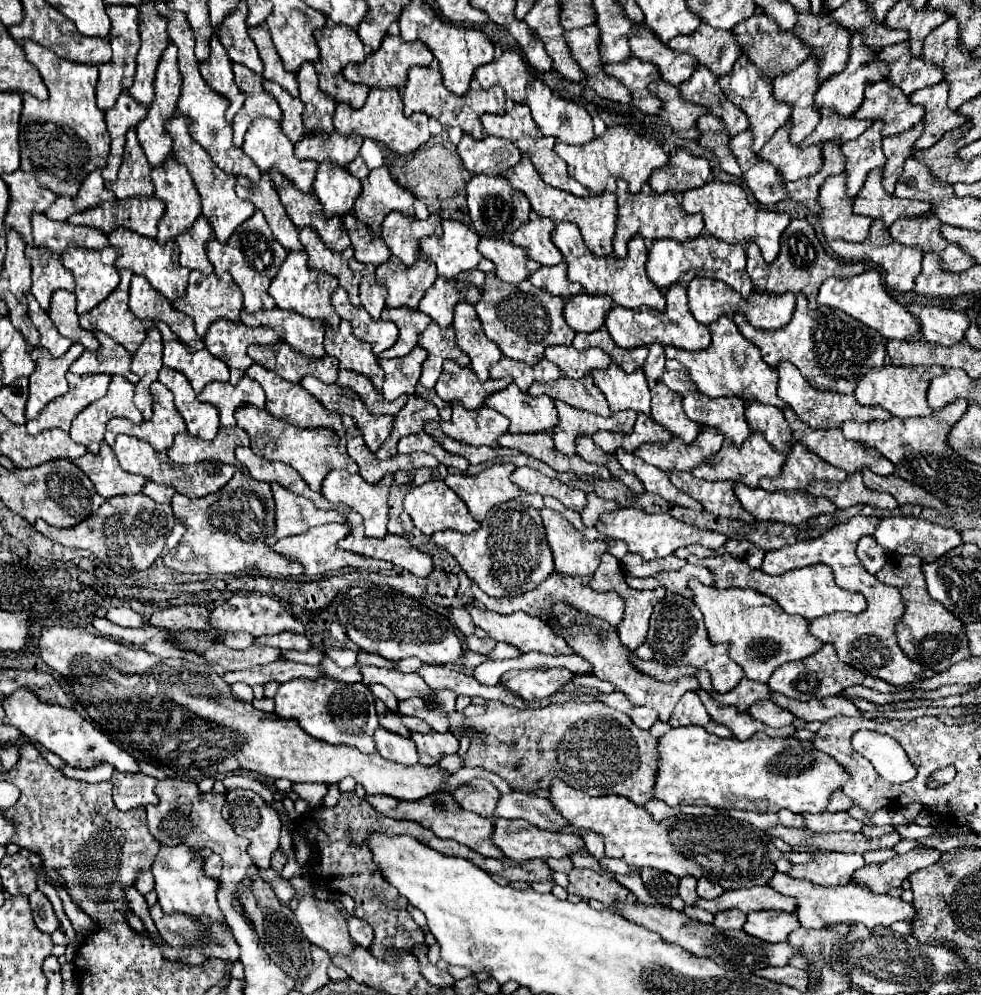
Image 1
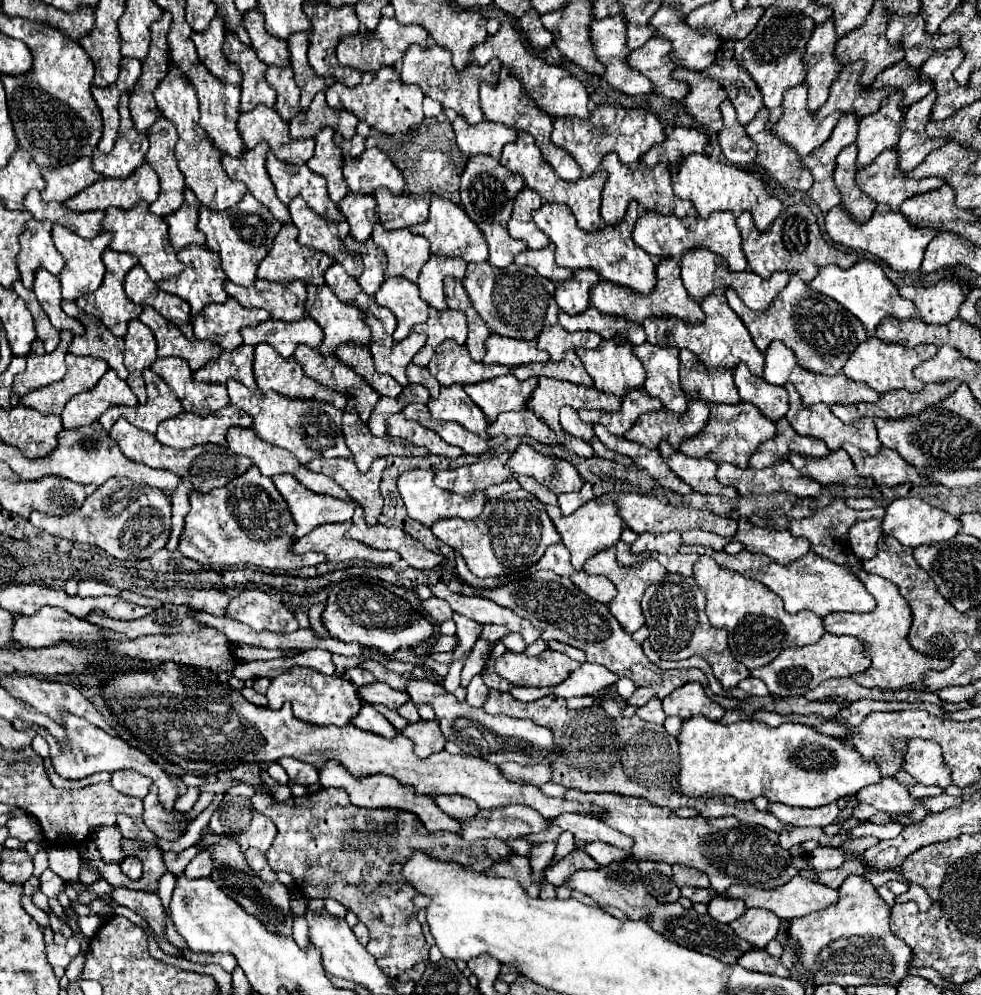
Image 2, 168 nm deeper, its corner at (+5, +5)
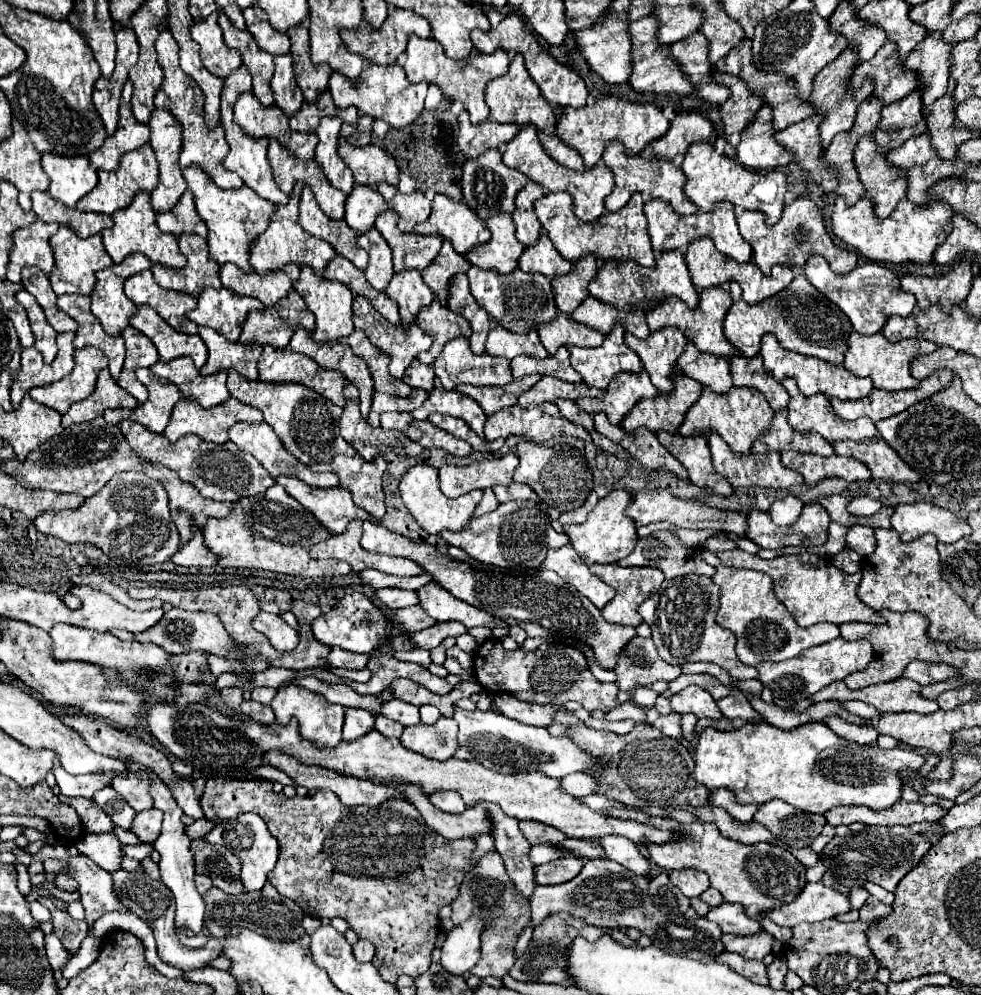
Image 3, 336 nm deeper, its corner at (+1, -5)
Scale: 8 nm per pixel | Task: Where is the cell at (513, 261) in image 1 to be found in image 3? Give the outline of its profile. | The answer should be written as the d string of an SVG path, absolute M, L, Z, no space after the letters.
M496 214L486 222L492 238L484 246L476 246L468 254L468 262L480 266L482 270L496 270L498 274L508 274L516 270L516 262L524 252L524 246L514 236L514 222L508 214Z

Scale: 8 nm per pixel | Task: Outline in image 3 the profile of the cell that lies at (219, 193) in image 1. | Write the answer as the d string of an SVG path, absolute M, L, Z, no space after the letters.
M168 28L160 30L160 36L156 40L156 52L158 52L158 64L164 70L164 82L154 98L154 104L158 110L168 110L182 126L184 134L182 134L182 154L180 154L180 168L188 168L188 166L198 166L200 170L204 170L212 182L220 188L242 188L244 182L240 180L238 174L232 174L228 170L222 168L222 160L228 154L228 144L224 140L224 130L222 126L218 126L216 130L208 130L208 126L204 124L204 96L202 90L198 88L198 84L182 72L180 64L178 64L178 46L176 40L172 38Z

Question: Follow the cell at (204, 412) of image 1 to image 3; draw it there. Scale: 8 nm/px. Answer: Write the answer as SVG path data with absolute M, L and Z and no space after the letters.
M190 358L158 362L150 370L152 374L176 384L182 398L198 402L204 408L212 408L230 398L230 392L226 388L226 372L218 372L212 376L200 376L198 368L194 366Z

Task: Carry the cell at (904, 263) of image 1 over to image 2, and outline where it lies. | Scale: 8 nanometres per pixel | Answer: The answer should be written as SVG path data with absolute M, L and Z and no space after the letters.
M878 204L872 218L864 224L858 224L856 220L852 220L852 216L842 206L836 206L826 212L826 232L834 242L838 242L846 248L852 248L852 250L866 250L866 252L878 256L880 260L888 262L898 272L918 270L922 264L926 246L938 234L938 230L934 230L934 228L912 224L910 220L906 220L906 216L902 212L892 212L886 204Z

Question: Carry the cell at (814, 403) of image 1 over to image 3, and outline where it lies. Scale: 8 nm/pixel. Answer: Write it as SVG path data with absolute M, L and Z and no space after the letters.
M766 334L766 336L762 338L762 350L760 350L760 354L762 354L762 360L764 360L766 370L768 370L778 382L782 382L784 378L794 378L796 384L798 384L798 388L800 388L800 392L802 392L804 396L814 396L814 394L820 392L820 394L824 394L828 400L832 400L832 398L840 398L840 400L860 400L860 398L866 398L866 396L874 390L870 378L856 378L854 374L850 374L848 370L844 370L844 366L832 366L832 364L828 364L828 362L824 362L824 360L816 360L816 358L812 358L812 356L800 356L800 354L796 354L796 352L788 352L788 350L784 350L784 348L778 344L776 336L772 336L772 334Z

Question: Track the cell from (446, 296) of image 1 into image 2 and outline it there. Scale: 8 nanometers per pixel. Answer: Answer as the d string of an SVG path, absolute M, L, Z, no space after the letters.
M432 254L430 260L424 264L420 276L418 276L418 288L420 288L420 296L422 300L426 300L430 306L444 310L446 306L446 296L444 296L444 278L452 276L452 278L464 278L466 272L466 262L460 258L452 258L452 256L440 256L440 254Z

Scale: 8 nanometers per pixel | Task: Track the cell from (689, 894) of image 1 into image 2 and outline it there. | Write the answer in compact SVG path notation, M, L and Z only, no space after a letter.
M684 888L682 896L692 902L704 902L708 904L714 898L714 892L710 888Z

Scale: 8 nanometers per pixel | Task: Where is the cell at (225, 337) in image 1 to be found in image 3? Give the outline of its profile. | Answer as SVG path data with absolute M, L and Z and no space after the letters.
M206 288L198 298L198 306L190 310L186 316L198 326L214 328L224 338L238 342L244 318L250 312L254 310L260 312L264 308L266 306L258 302L256 298L238 296L238 294L228 292L226 288L220 288L220 290Z

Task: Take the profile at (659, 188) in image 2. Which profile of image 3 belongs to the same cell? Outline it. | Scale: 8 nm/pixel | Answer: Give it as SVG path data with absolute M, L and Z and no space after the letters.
M620 142L608 144L602 160L614 172L614 178L616 178L616 186L614 186L612 194L606 196L606 200L604 200L604 206L608 212L618 212L620 208L624 208L626 202L636 192L640 192L644 198L650 198L650 200L664 200L666 204L670 204L676 210L676 214L682 214L682 216L690 216L690 214L698 212L696 206L692 206L692 202L688 202L684 192L682 192L686 176L680 168L674 166L674 162L656 160L656 158L642 158L642 156L634 156L634 158L626 156L624 146Z

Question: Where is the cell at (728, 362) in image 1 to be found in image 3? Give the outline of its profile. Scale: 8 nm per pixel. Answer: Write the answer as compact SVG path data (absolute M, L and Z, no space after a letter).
M712 286L700 294L700 302L698 302L696 310L686 308L684 302L680 302L678 298L668 298L660 306L656 306L652 312L648 312L646 322L648 322L650 330L662 330L664 326L676 326L678 330L684 330L684 336L688 338L688 342L692 340L692 344L696 348L700 348L700 352L712 354L716 358L734 358L734 356L740 356L740 350L736 350L736 346L732 346L732 342L728 342L722 332L724 316L730 310L730 306L732 306L730 292L720 286Z

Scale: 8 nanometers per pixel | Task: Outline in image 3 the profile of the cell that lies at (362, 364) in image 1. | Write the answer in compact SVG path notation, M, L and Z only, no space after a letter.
M302 268L300 280L296 282L294 290L304 298L308 310L316 316L316 330L314 330L312 338L318 344L334 342L334 340L340 340L340 338L344 338L344 336L354 332L354 324L352 324L352 302L354 302L354 296L348 290L348 286L344 286L340 282L330 282L326 278L318 278L310 268Z

